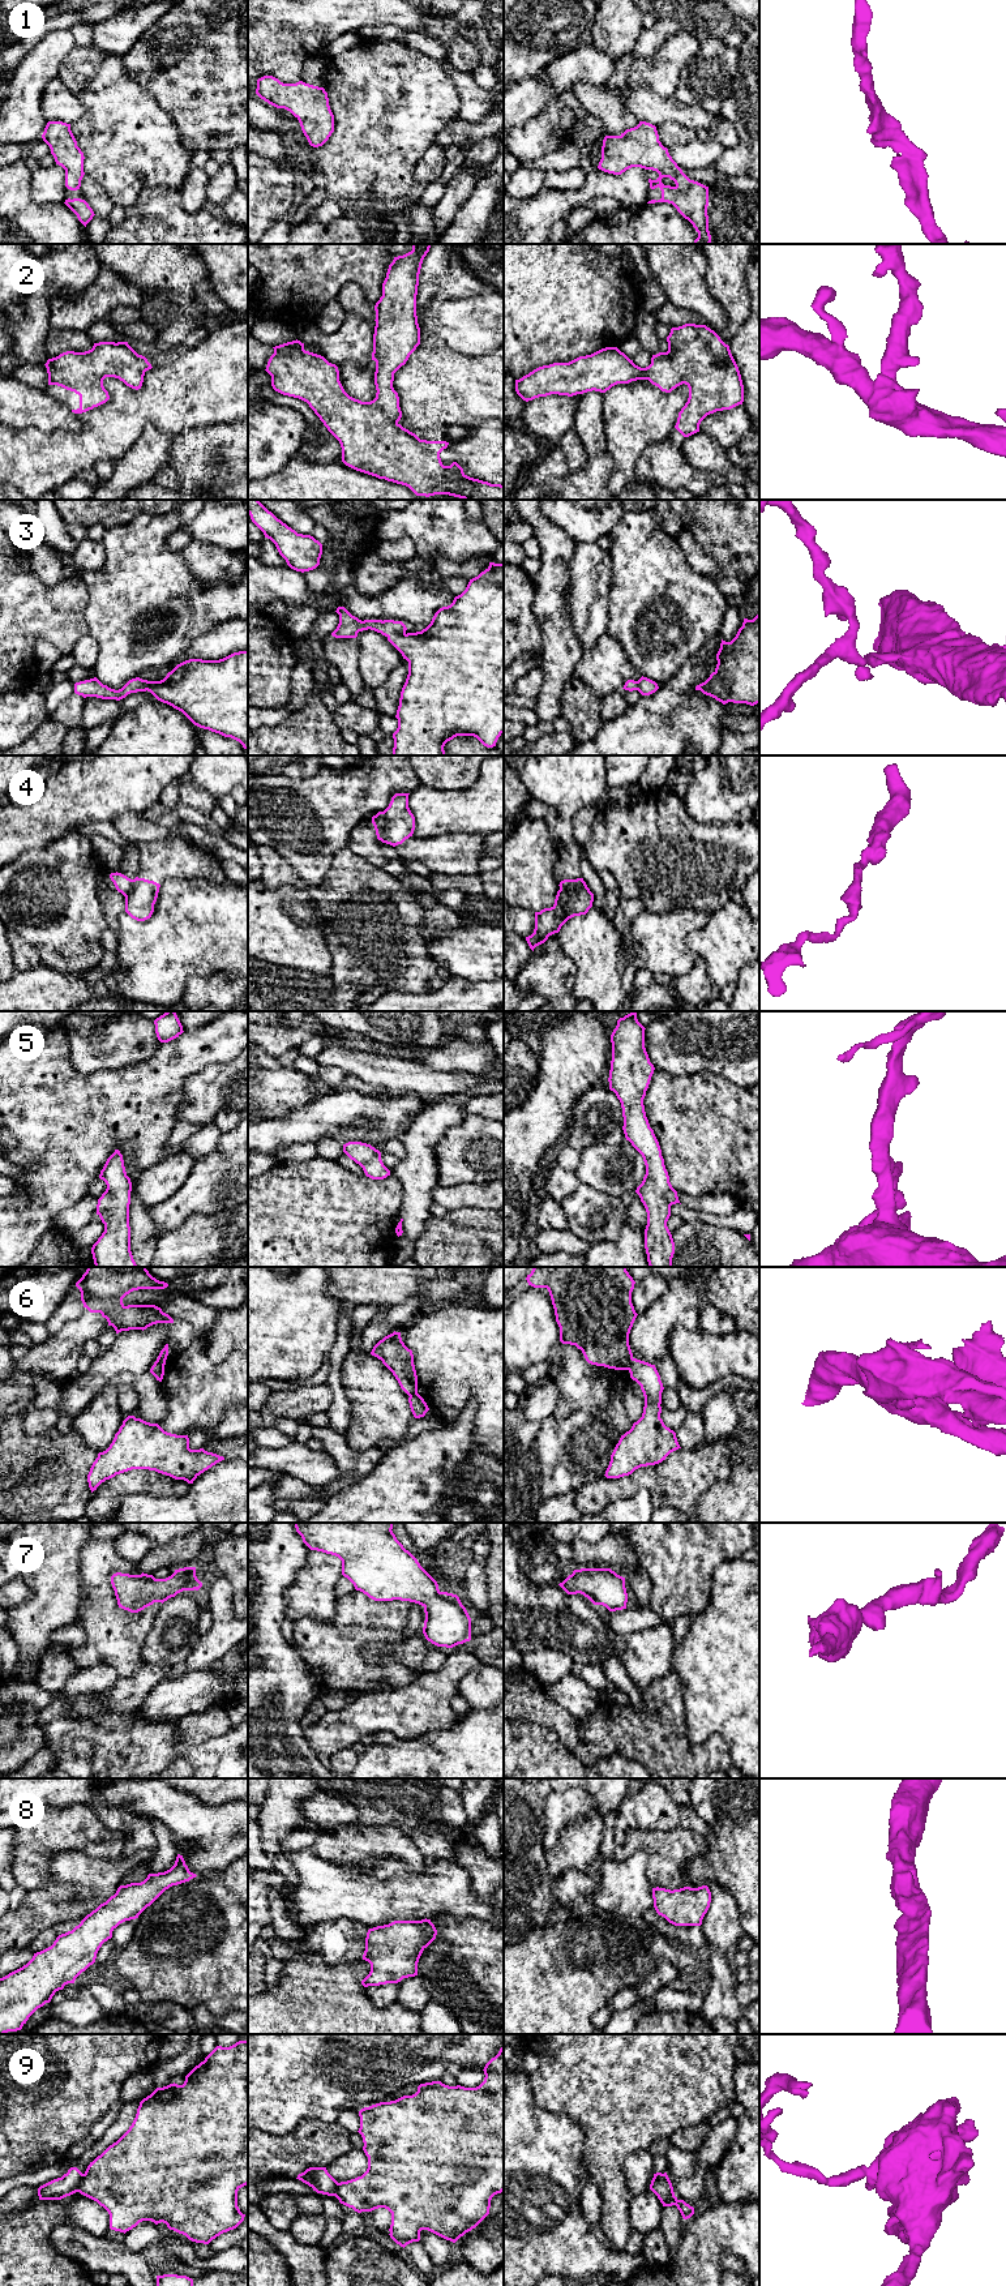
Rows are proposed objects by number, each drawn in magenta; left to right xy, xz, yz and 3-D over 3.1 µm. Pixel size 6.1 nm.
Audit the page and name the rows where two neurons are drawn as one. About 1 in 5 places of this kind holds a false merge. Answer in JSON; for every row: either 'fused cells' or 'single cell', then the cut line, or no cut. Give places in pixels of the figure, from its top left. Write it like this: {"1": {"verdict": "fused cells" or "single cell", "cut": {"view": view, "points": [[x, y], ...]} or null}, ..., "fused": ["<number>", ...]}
{"1": {"verdict": "single cell", "cut": null}, "2": {"verdict": "single cell", "cut": null}, "3": {"verdict": "single cell", "cut": null}, "4": {"verdict": "fused cells", "cut": {"view": "xz", "points": [[384, 812], [384, 831], [380, 839]]}}, "5": {"verdict": "single cell", "cut": null}, "6": {"verdict": "fused cells", "cut": {"view": "yz", "points": [[633, 1358], [628, 1369]]}}, "7": {"verdict": "single cell", "cut": null}, "8": {"verdict": "single cell", "cut": null}, "9": {"verdict": "fused cells", "cut": {"view": "xy", "points": [[84, 2174], [77, 2191]]}}, "fused": ["4", "6", "9"]}

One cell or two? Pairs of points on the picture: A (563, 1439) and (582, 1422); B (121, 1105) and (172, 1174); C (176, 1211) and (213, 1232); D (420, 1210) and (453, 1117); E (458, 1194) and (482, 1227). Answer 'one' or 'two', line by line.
A: one
B: two
C: two
D: one
E: two

